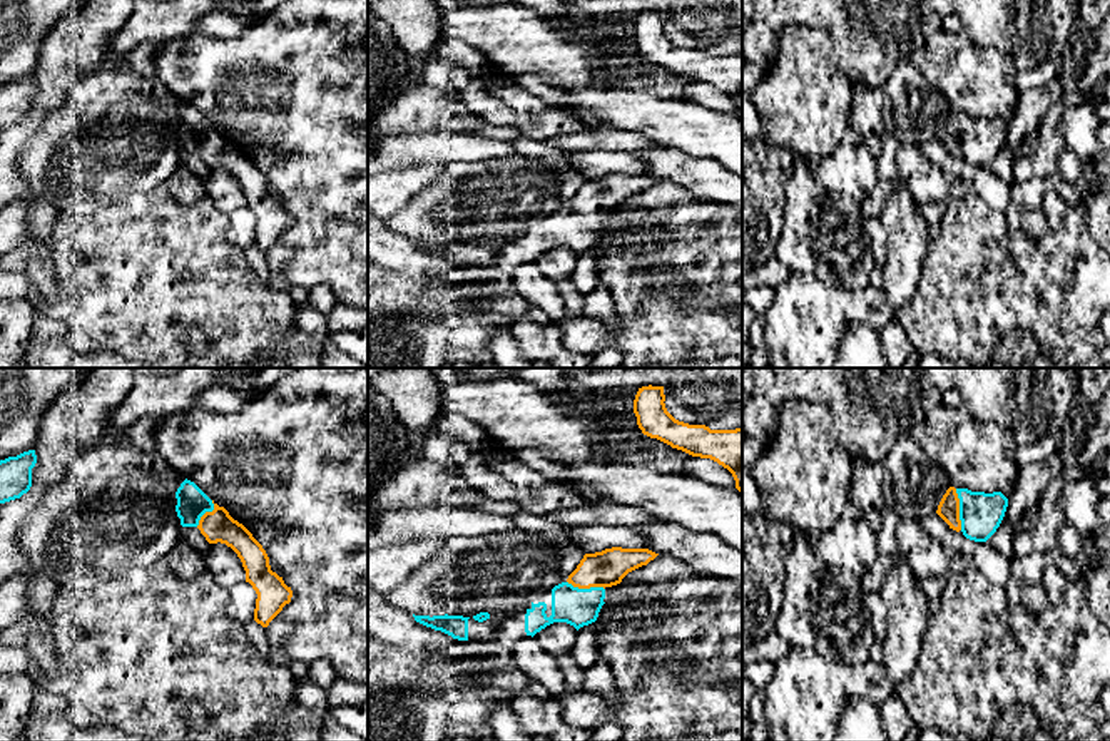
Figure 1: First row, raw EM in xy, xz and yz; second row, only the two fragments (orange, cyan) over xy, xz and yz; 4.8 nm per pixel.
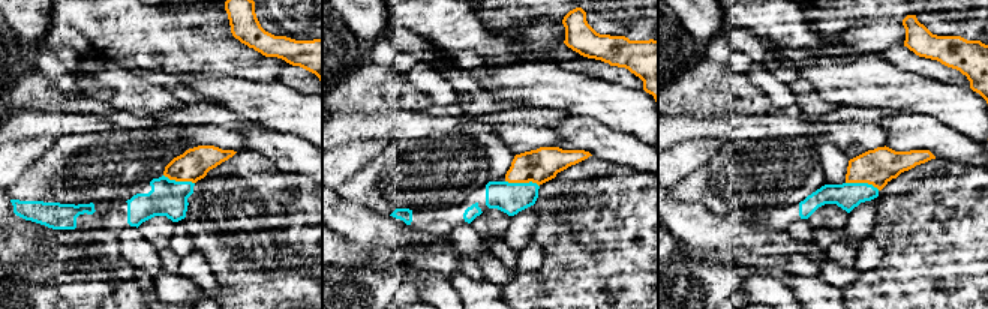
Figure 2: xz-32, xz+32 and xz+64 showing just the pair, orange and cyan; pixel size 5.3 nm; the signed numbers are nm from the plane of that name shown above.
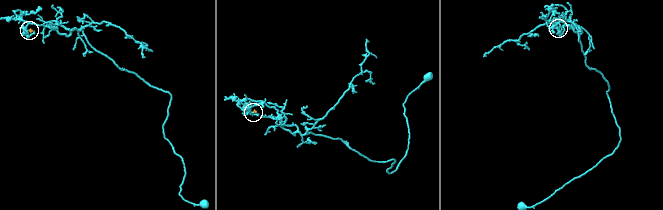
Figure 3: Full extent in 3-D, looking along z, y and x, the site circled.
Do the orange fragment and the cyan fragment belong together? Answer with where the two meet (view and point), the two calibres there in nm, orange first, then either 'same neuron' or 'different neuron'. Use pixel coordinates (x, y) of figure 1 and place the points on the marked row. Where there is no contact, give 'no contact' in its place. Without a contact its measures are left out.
meets orange in yz at (958, 509); 110 nm thick on the orange side, 200 nm on the other; same neuron

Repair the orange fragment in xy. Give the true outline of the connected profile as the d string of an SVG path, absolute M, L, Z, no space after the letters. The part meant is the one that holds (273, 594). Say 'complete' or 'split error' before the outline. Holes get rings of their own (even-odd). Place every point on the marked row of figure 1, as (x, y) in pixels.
split error; M184 480L176 492L176 512L182 527L197 527L209 544L226 544L242 562L246 582L257 594L254 621L262 627L291 602L293 590L271 570L269 557L252 534L214 503L194 482Z

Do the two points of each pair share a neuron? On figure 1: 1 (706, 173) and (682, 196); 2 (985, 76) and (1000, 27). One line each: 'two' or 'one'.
1: two
2: two

